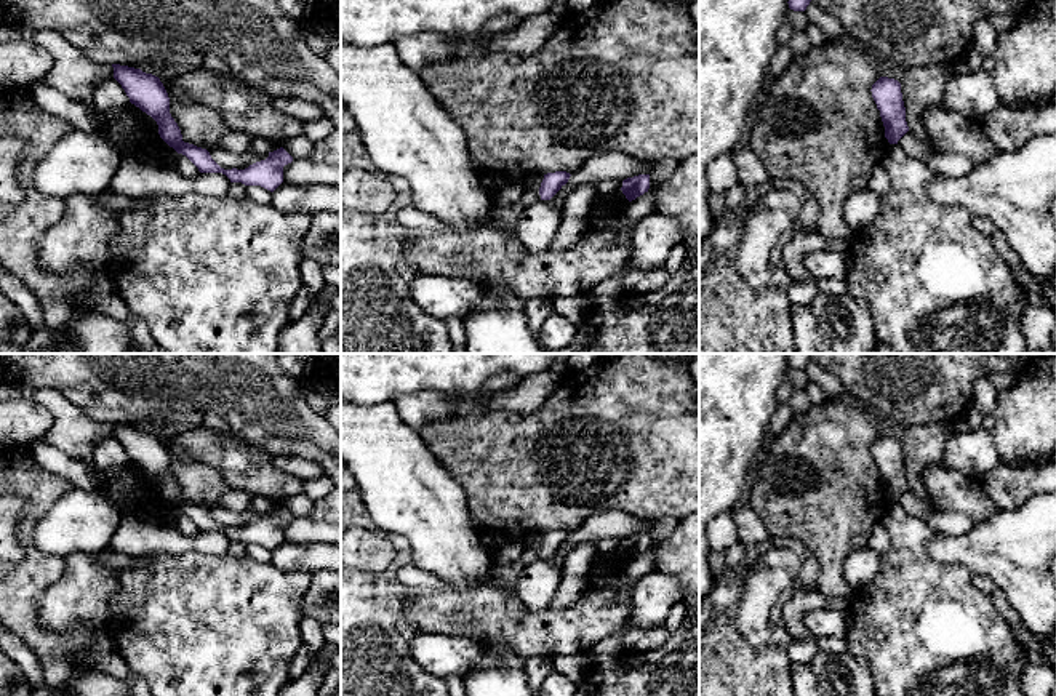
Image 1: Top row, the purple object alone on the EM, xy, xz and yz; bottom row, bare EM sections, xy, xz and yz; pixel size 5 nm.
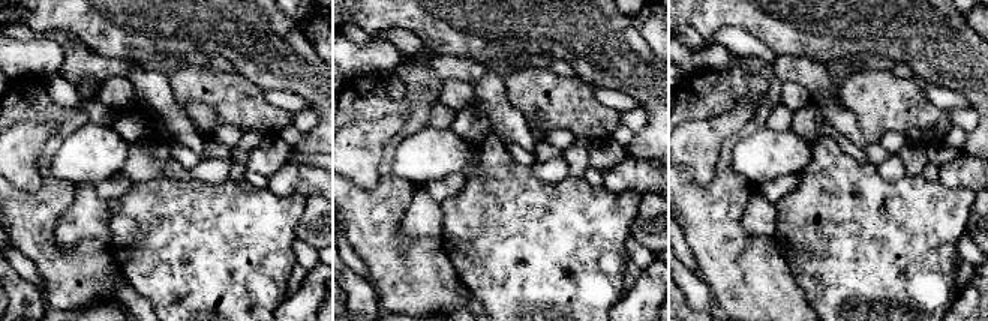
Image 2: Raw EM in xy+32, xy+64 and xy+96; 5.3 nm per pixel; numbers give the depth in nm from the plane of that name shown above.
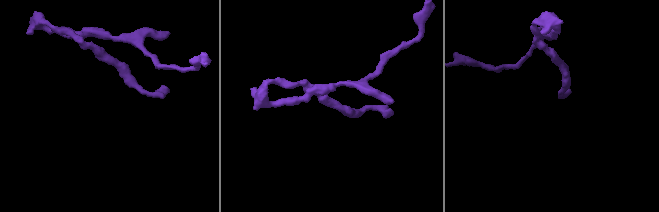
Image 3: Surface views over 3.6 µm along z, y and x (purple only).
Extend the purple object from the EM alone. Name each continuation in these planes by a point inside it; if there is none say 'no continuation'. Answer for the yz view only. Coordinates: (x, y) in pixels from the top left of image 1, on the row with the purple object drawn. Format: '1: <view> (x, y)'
no continuation

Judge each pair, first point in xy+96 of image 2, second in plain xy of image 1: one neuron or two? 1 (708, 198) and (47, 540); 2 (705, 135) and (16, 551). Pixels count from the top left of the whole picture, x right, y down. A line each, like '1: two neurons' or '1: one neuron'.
1: two neurons
2: one neuron

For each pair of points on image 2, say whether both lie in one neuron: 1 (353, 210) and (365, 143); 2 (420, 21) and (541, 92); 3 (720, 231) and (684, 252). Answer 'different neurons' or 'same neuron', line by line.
1: different neurons
2: different neurons
3: different neurons

